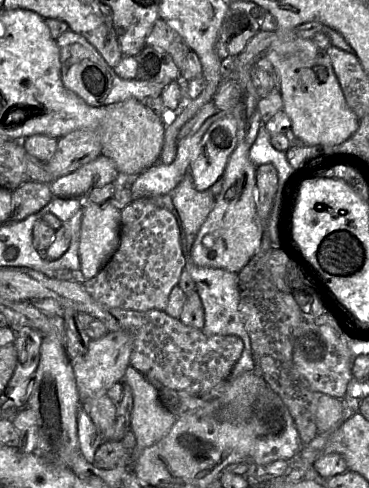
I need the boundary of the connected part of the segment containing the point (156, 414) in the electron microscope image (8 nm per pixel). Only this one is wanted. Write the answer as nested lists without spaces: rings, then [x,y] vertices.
[[[127,366],[122,381],[126,383],[133,398],[133,408],[131,414],[130,429],[136,437],[135,457],[145,448],[164,437],[176,421],[177,416],[169,411],[159,398],[159,391],[133,366]]]

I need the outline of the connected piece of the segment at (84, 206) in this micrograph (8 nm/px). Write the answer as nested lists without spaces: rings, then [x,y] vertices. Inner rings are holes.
[[[79,198],[83,217],[78,253],[80,272],[86,280],[96,276],[118,248],[121,211],[112,205],[98,205]]]

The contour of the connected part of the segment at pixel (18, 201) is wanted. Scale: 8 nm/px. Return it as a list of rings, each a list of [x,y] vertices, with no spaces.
[[[28,180],[12,192],[12,211],[9,220],[21,221],[37,213],[53,198],[49,184]]]

